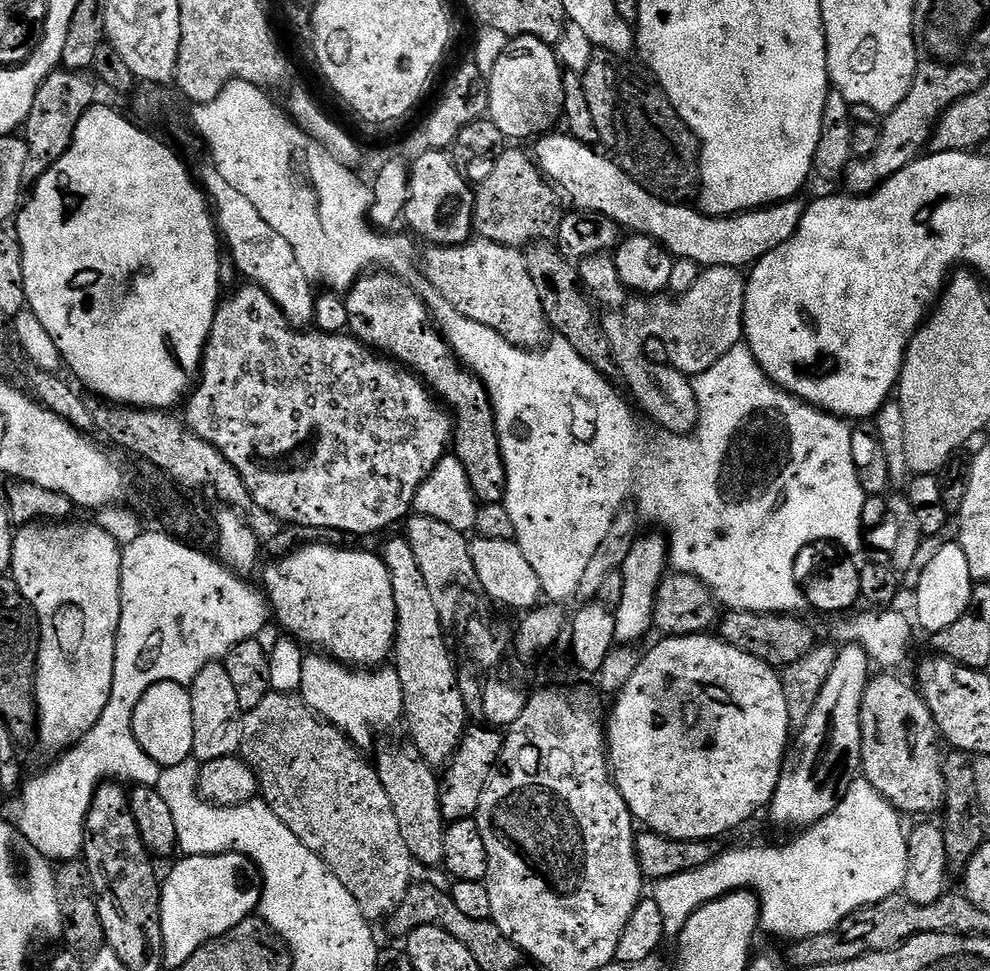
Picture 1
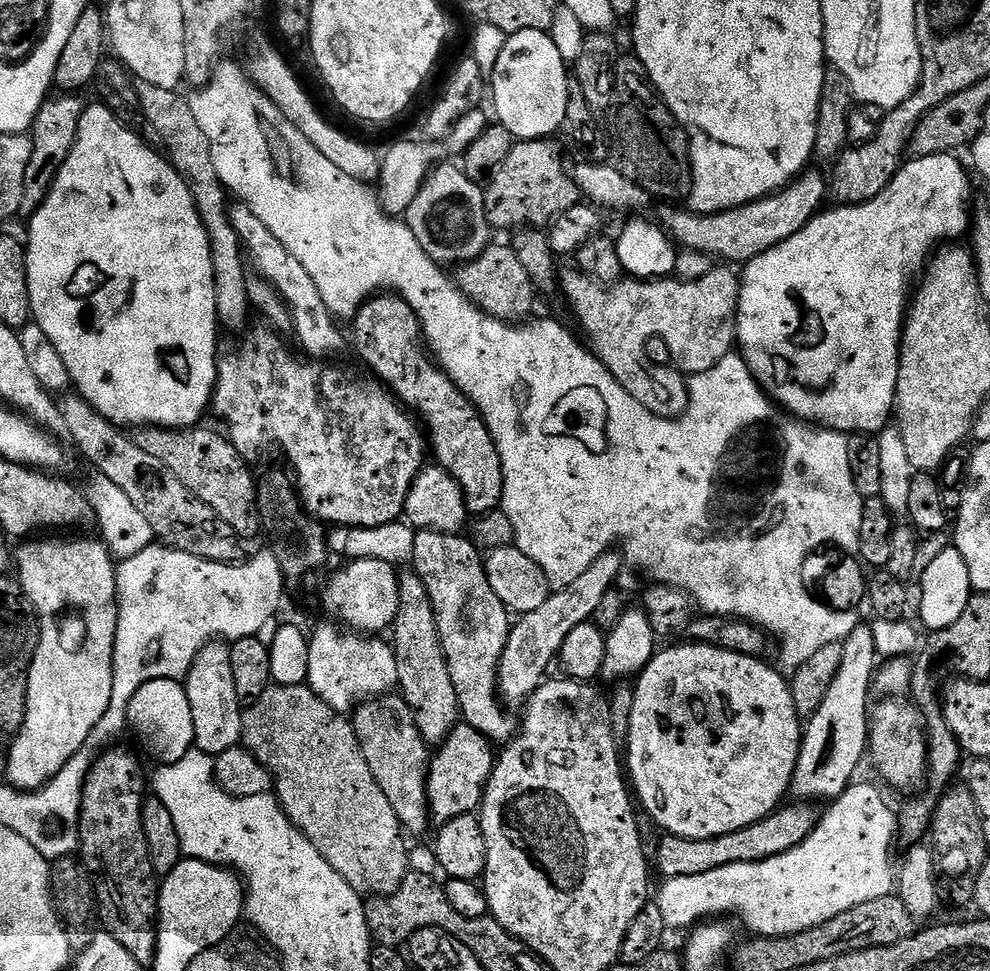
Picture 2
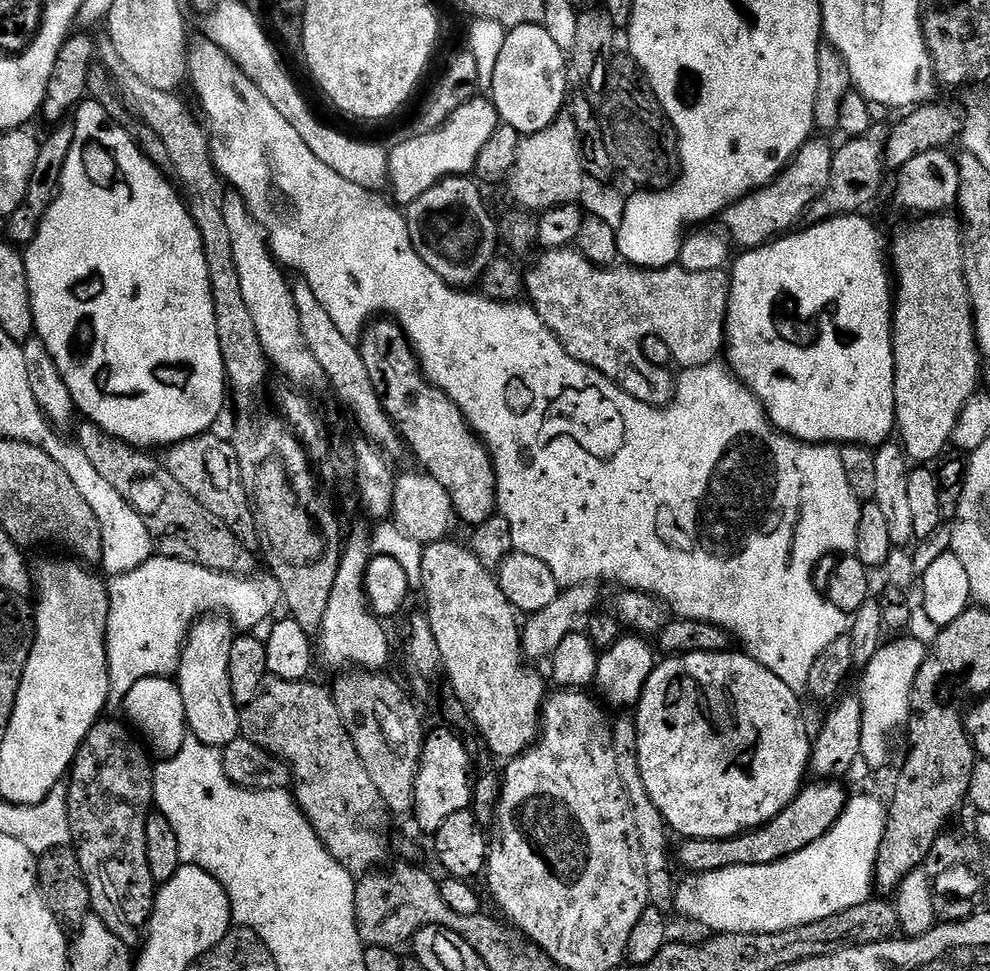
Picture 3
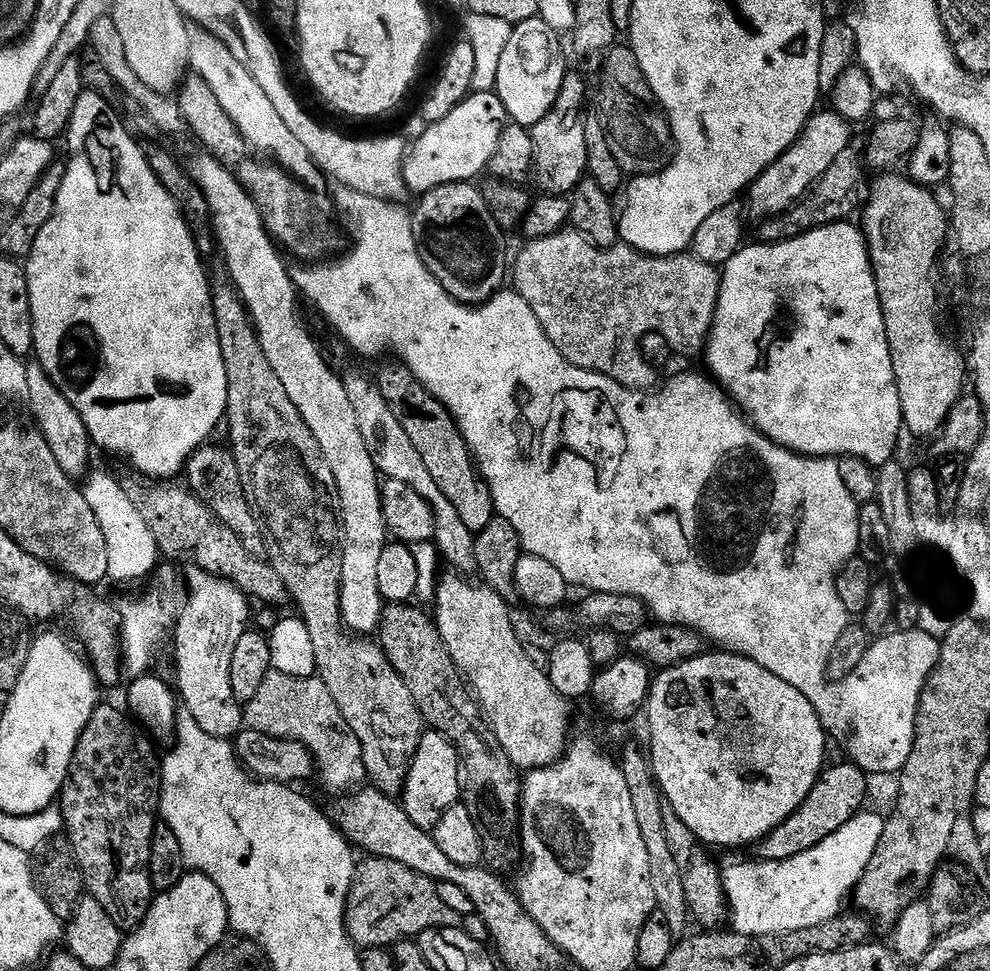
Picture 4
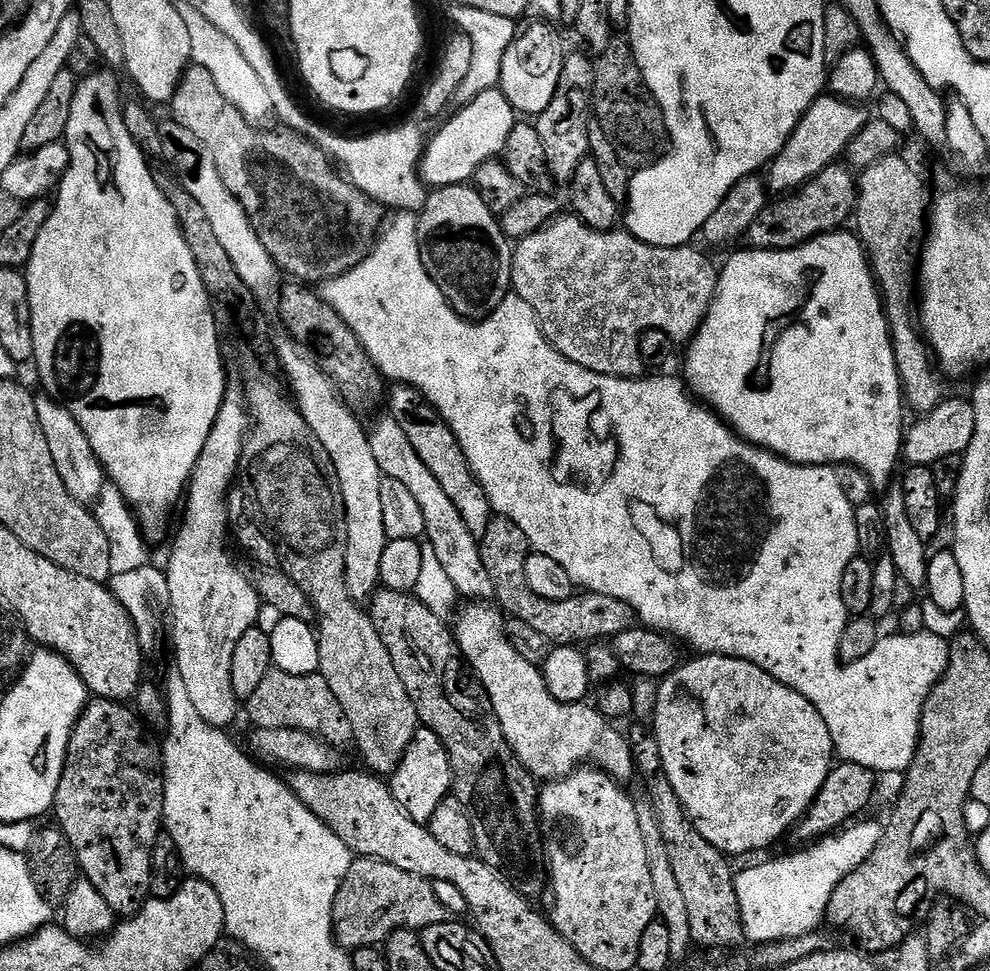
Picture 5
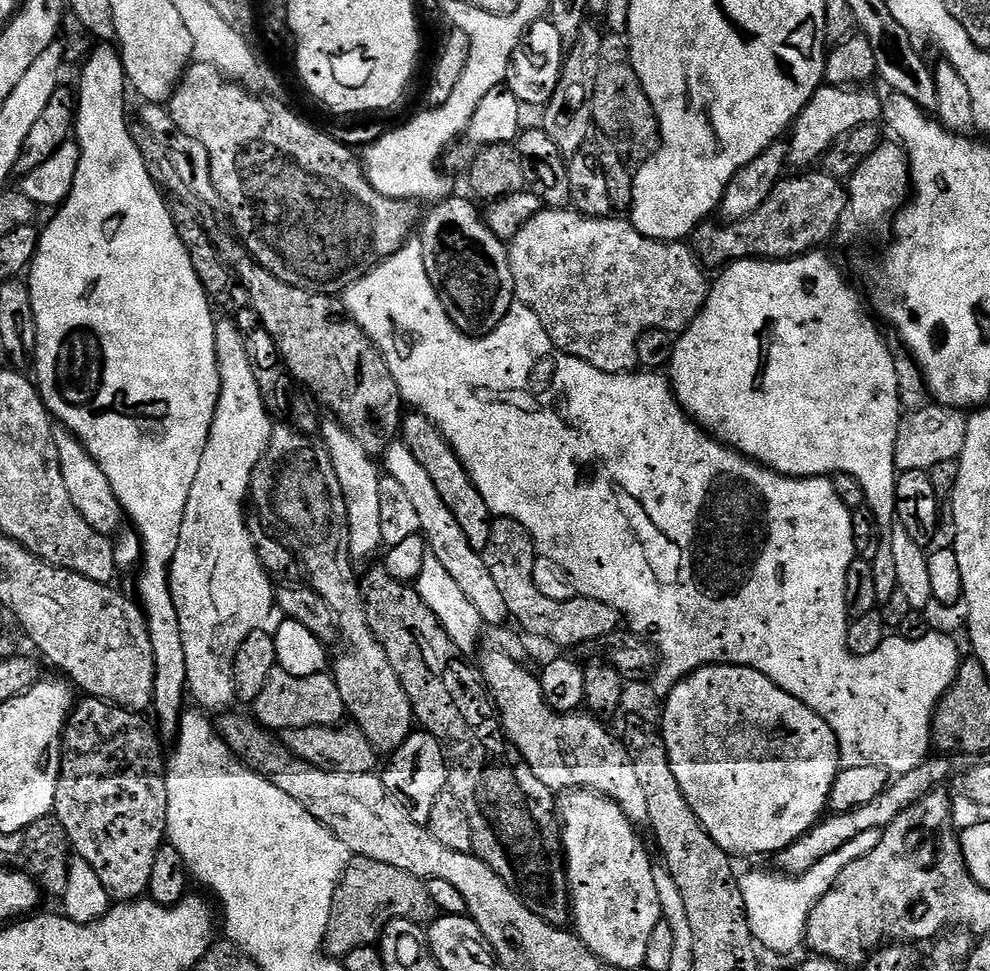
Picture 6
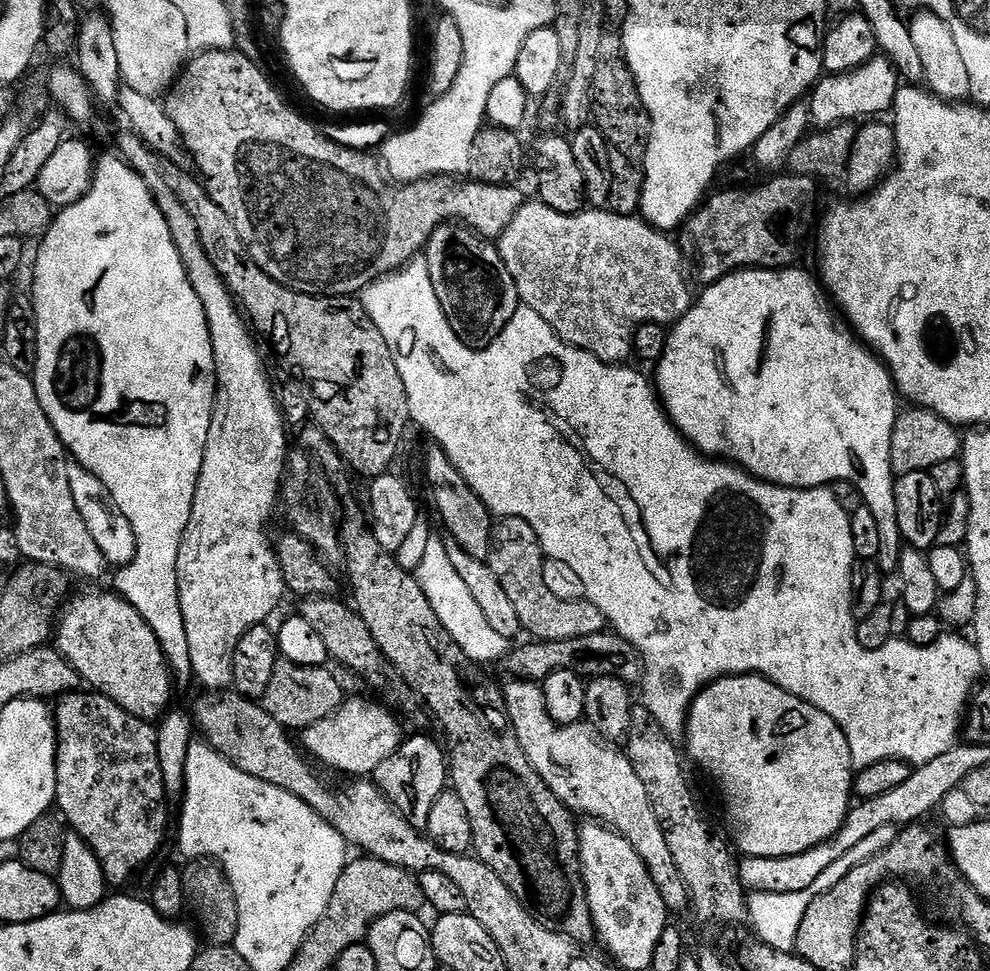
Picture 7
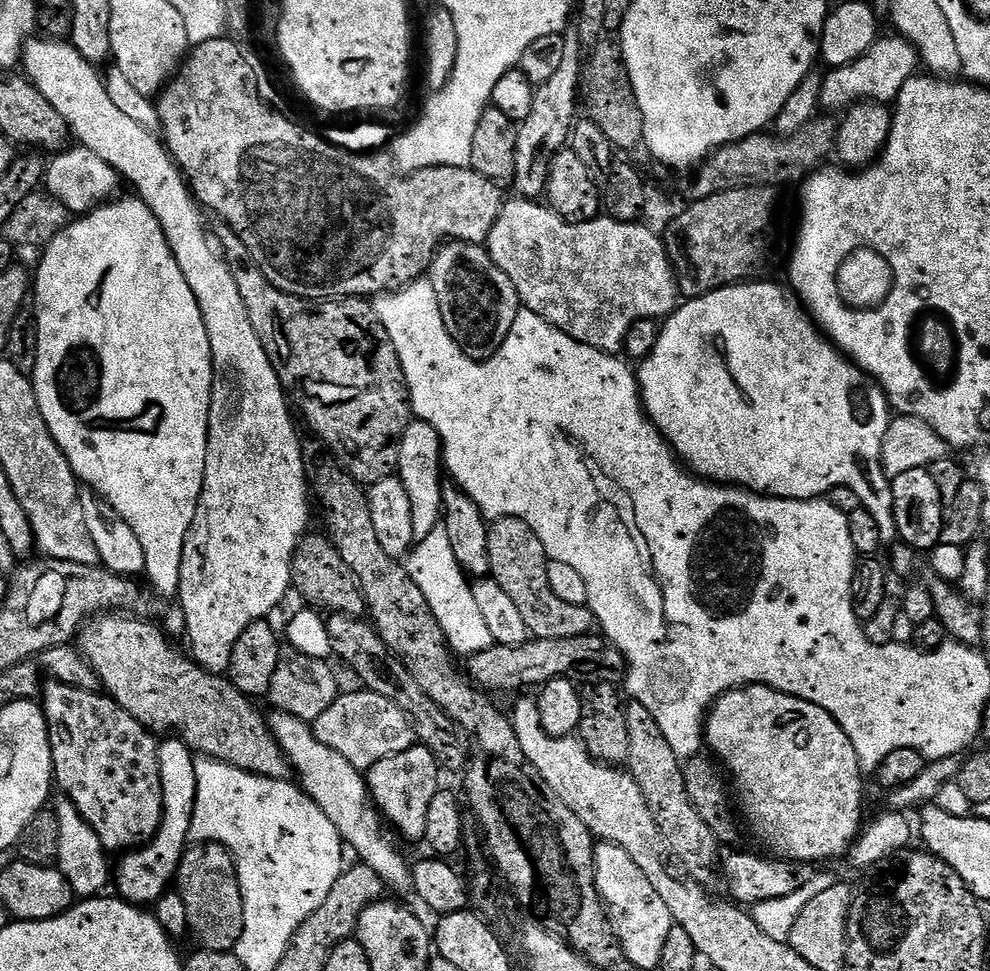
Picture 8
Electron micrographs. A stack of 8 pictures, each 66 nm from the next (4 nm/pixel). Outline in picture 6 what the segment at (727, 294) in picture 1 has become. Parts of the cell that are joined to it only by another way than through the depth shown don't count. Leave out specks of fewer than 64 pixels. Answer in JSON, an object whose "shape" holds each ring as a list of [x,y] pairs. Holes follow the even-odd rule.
{"shape":[[[541,210],[508,244],[516,300],[538,314],[558,350],[610,374],[637,367],[636,343],[646,330],[664,328],[679,334],[688,328],[702,310],[710,287],[705,269],[687,243],[651,240],[627,219],[616,219],[581,216],[575,210]]]}

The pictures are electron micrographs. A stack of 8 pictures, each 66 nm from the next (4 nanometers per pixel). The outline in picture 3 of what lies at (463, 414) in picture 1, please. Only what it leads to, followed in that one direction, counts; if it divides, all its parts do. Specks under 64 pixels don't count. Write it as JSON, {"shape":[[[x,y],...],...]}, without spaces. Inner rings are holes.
{"shape":[[[377,318],[365,327],[360,335],[358,347],[362,354],[362,362],[366,362],[366,371],[370,373],[370,382],[374,382],[374,390],[378,390],[378,398],[386,410],[386,414],[396,423],[403,443],[416,455],[416,460],[427,475],[433,476],[440,483],[442,490],[450,494],[450,502],[456,511],[457,521],[461,525],[475,526],[486,522],[497,515],[496,506],[496,471],[492,465],[492,456],[488,452],[483,439],[476,435],[468,425],[468,420],[458,410],[458,406],[442,390],[438,390],[424,376],[420,369],[420,360],[412,343],[408,341],[400,325],[392,318]]]}

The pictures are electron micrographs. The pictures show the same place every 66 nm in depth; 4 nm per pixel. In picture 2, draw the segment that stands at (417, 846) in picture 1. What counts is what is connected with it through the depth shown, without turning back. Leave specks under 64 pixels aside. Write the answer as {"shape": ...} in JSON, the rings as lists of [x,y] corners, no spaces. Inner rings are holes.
{"shape":[[[389,694],[364,701],[351,713],[352,729],[360,743],[366,766],[374,774],[374,782],[382,786],[382,794],[398,814],[401,829],[409,837],[420,836],[430,828],[428,815],[428,762],[430,745],[424,741],[404,697]]]}

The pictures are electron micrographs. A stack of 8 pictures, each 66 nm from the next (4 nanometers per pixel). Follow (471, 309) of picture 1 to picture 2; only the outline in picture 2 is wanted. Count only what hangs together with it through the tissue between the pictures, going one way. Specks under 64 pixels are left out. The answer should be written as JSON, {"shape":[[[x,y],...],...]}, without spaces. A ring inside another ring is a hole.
{"shape":[[[493,243],[478,258],[474,258],[468,264],[459,265],[455,269],[454,279],[457,288],[472,303],[494,318],[520,322],[533,315],[534,289],[530,282],[530,274],[526,274],[522,262],[518,262],[518,254],[514,254],[514,250],[507,243]]]}

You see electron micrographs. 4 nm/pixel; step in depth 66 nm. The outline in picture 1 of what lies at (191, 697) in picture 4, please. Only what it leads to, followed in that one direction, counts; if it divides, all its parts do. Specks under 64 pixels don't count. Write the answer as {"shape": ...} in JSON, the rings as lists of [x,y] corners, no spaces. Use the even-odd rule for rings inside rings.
{"shape":[[[223,663],[207,664],[190,685],[193,700],[194,742],[192,756],[197,761],[235,756],[240,750],[240,721],[242,709],[238,706],[238,694],[230,674]]]}

